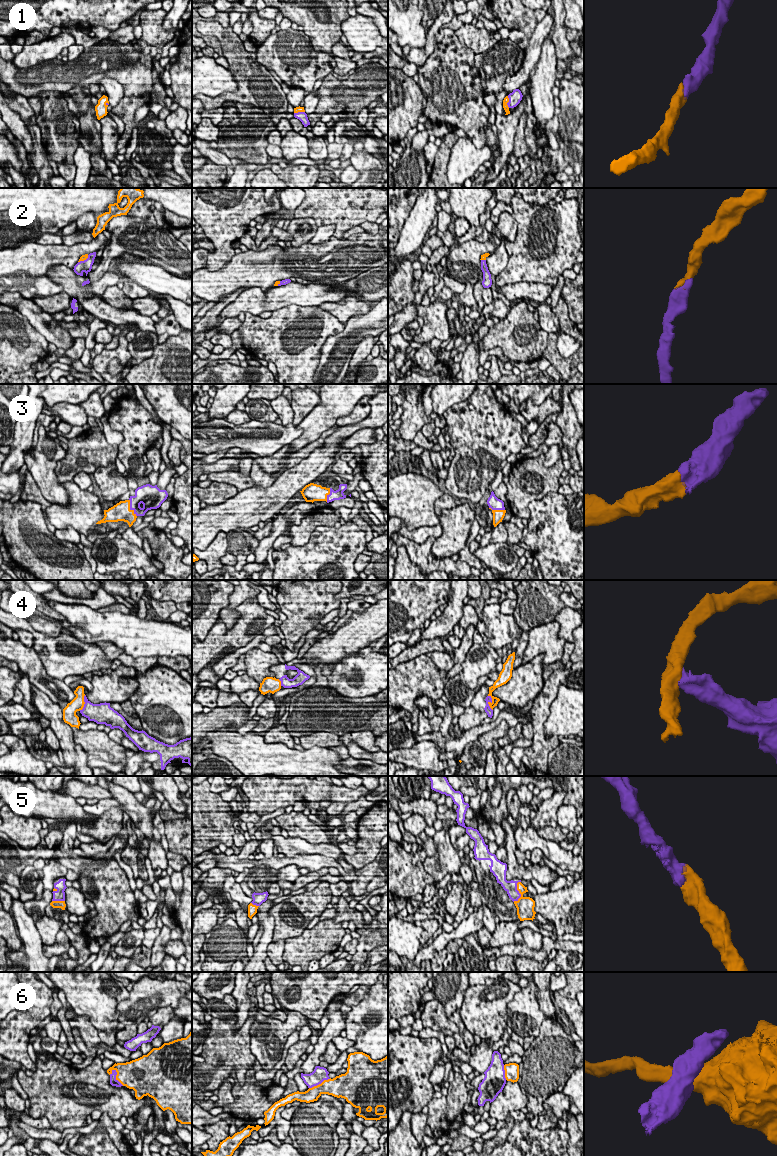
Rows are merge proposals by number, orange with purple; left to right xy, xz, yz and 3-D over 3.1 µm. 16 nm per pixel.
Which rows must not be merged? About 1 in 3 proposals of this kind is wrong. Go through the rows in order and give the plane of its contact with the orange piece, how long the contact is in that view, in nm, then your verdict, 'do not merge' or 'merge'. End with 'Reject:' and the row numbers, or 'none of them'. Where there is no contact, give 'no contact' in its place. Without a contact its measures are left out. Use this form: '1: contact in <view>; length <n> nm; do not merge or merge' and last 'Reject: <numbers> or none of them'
1: contact in yz; length 190 nm; merge
2: contact in xy; length 220 nm; merge
3: contact in xy; length 320 nm; merge
4: contact in yz; length 260 nm; do not merge
5: contact in yz; length 360 nm; merge
6: contact in xy; length 320 nm; do not merge
Reject: 4, 6

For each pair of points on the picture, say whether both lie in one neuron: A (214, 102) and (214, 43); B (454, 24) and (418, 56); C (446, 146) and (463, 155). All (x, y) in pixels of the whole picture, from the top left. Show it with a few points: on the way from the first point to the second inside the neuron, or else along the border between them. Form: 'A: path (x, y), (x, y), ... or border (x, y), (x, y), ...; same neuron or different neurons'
A: border (202, 34), (215, 36), (218, 39), (222, 55); different neurons
B: border (454, 13), (452, 18), (441, 27); different neurons
C: border (459, 138), (451, 149), (446, 171); different neurons

